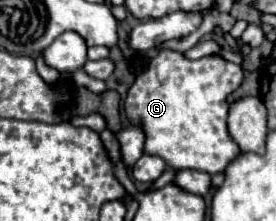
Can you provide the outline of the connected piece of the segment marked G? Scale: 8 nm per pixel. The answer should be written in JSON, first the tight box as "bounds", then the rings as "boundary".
{"bounds":[125,49,243,175],"boundary":[[[163,49],[157,57],[153,57],[147,65],[147,69],[135,79],[133,87],[129,89],[129,95],[125,99],[125,113],[131,123],[141,123],[143,131],[147,135],[145,139],[145,153],[157,155],[165,159],[165,163],[179,171],[179,169],[195,169],[209,175],[225,171],[227,163],[235,159],[241,151],[237,143],[231,139],[227,131],[227,95],[235,91],[243,81],[241,65],[229,63],[219,55],[209,55],[197,61],[189,61],[179,51]]]}

